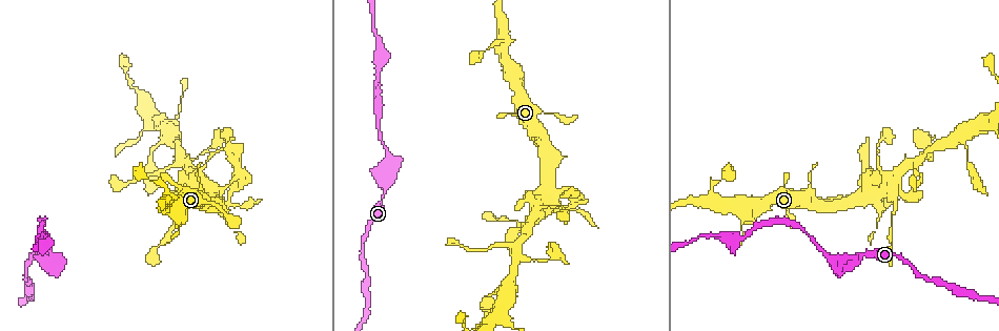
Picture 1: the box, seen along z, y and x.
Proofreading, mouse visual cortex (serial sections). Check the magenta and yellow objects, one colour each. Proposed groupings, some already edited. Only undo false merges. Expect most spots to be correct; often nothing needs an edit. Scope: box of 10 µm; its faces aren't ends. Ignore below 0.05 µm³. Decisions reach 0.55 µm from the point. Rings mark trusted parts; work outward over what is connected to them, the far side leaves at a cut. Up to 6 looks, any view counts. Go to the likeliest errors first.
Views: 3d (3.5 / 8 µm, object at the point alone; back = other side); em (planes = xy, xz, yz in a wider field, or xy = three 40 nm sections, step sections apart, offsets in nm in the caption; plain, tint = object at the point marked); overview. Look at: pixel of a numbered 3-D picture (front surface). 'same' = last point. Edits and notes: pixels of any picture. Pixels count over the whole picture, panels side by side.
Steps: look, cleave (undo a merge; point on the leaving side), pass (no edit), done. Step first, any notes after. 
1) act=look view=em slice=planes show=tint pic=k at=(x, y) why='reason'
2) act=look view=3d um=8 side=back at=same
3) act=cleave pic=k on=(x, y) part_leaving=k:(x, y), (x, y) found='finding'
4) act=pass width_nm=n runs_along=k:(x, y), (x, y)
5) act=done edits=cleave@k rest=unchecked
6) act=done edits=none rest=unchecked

act=look view=3d um=3.5 pic=1 at=(883, 208) why='abrupt turn'

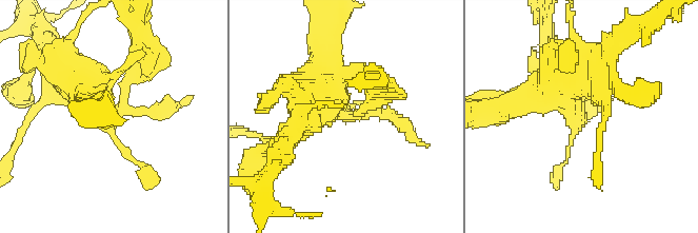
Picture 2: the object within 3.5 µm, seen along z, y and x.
act=look view=em slice=planes show=tint pic=2 at=(578, 116) why='now the EM'

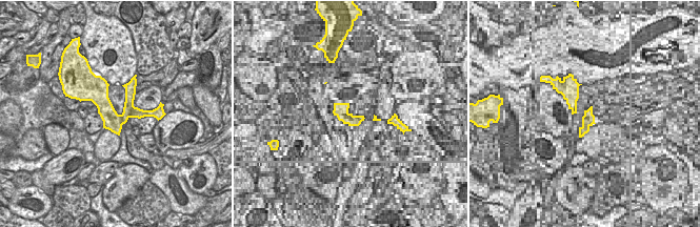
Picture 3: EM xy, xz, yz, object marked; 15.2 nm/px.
act=look view=em slice=xy step=2 show=tint at=same why='another direction'

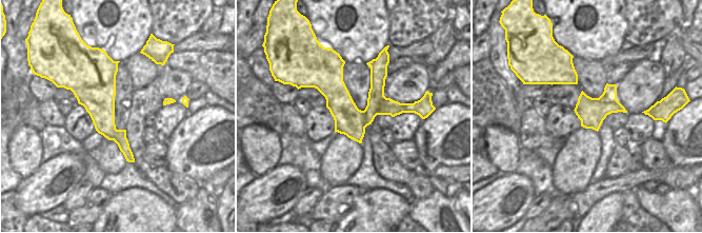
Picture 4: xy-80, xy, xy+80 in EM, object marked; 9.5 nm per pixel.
act=pass runs_along=2:(83, 90), (116, 115), (122, 90), (148, 66) found='one cell here'

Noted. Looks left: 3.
act=look view=3d um=3.5 pic=1 at=(50, 252) why='calibre changes'

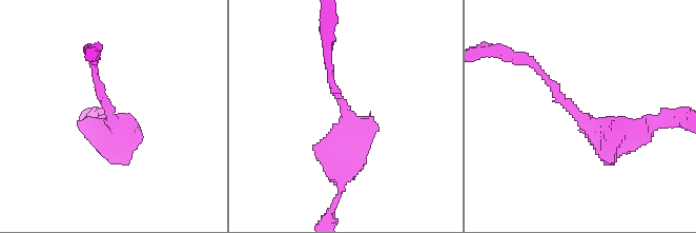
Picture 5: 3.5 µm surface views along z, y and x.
act=look view=em slice=xy step=5 show=tint pic=5 at=(108, 114) arm_widths_nm=100,450 why='shape alone is not enough'

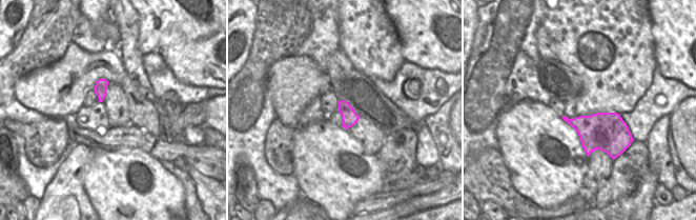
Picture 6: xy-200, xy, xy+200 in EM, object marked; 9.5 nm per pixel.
act=pass runs_along=5:(632, 132), (605, 138), (529, 60) found='all the same cell'

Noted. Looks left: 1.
act=done edits=none rest=unchecked

